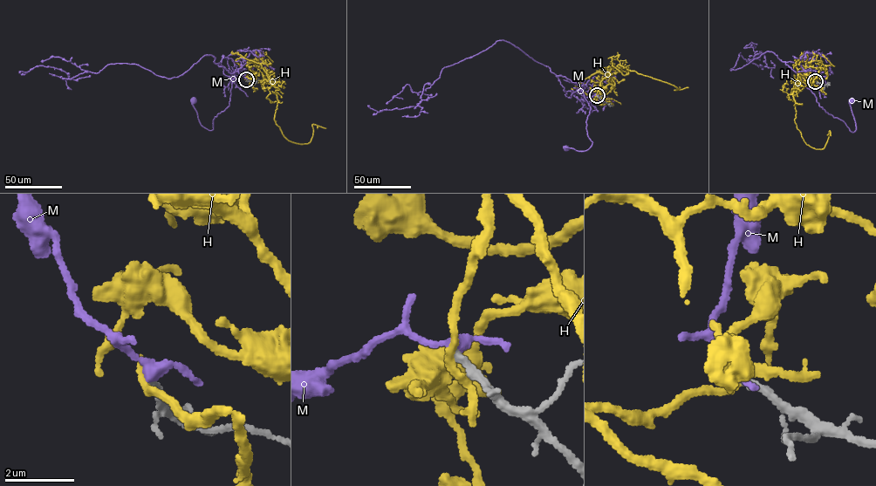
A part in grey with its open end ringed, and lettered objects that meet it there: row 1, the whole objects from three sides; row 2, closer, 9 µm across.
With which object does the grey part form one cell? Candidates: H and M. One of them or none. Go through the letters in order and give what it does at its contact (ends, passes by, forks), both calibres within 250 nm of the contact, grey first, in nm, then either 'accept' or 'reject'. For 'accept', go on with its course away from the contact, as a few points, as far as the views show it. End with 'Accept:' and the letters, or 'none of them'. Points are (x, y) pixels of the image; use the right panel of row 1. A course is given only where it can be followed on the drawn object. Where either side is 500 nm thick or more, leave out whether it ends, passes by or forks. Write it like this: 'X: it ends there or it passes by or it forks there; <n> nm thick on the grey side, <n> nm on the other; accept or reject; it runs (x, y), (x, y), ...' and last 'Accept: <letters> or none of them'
H: it forks there; 260 nm thick on the grey side, 180 nm on the other; reject
M: it passes by; 240 nm thick on the grey side, 280 nm on the other; reject
Accept: none of them

